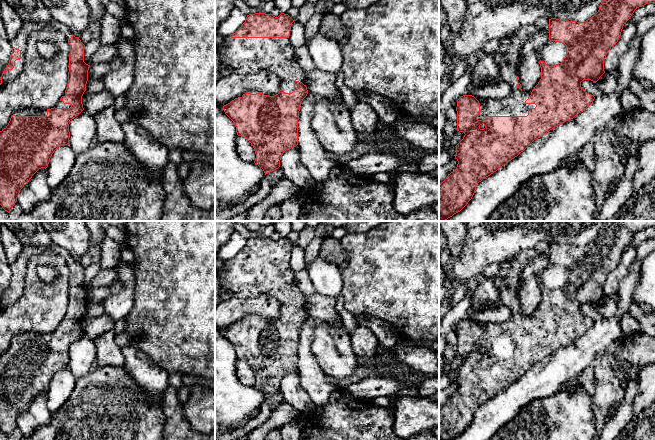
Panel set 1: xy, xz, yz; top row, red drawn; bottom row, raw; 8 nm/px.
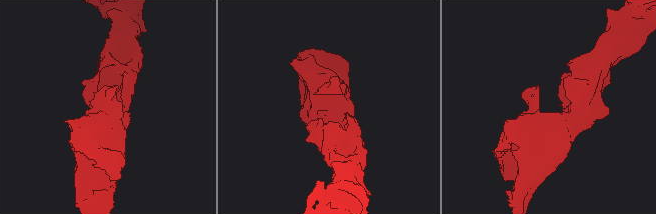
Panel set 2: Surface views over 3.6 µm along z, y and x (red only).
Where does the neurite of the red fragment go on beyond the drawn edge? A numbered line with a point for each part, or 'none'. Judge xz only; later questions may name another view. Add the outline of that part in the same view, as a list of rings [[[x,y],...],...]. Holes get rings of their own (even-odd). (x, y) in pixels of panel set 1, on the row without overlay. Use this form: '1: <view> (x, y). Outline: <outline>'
1: xz (243, 279). Outline: [[[226,260],[218,273],[220,286],[239,298],[267,294],[281,304],[280,314],[294,315],[294,306],[304,309],[306,297],[295,283],[289,262],[232,262]]]

